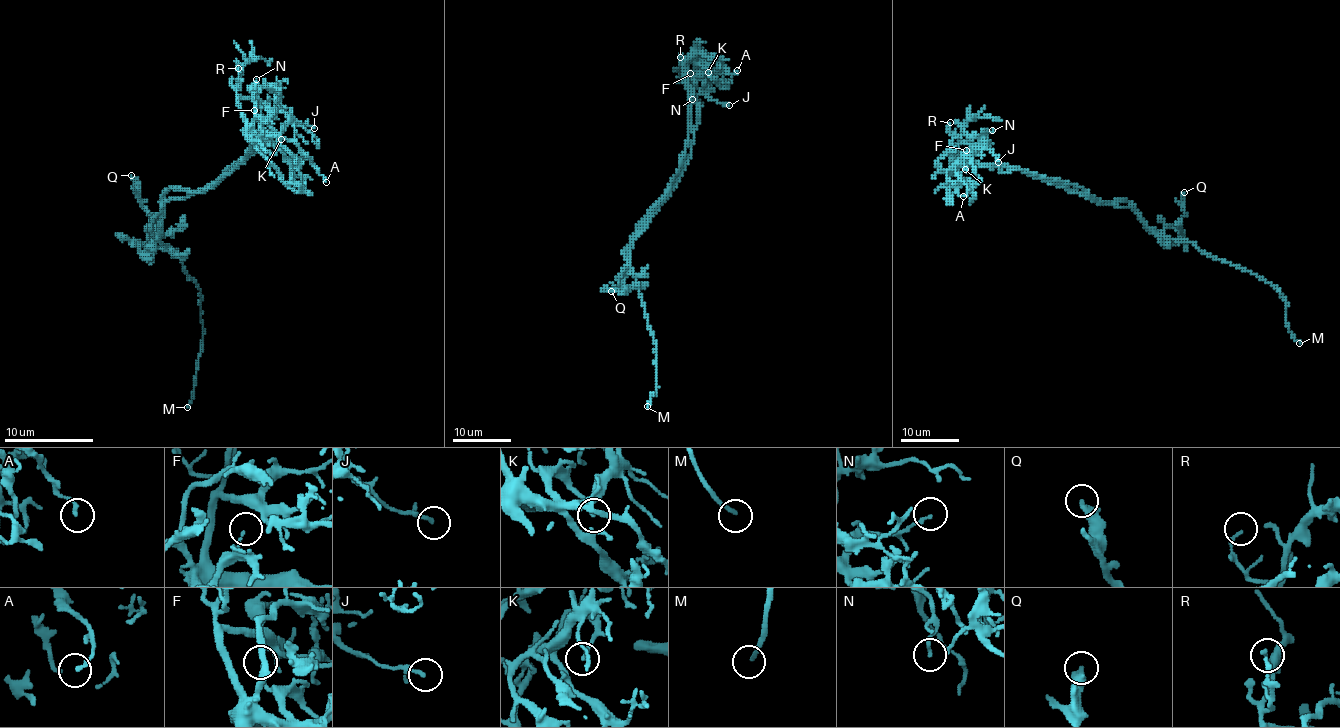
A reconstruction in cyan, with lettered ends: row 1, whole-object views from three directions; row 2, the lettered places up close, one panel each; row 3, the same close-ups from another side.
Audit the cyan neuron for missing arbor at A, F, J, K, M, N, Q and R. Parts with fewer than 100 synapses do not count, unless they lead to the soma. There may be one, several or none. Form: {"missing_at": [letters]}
{"missing_at": ["M"]}

